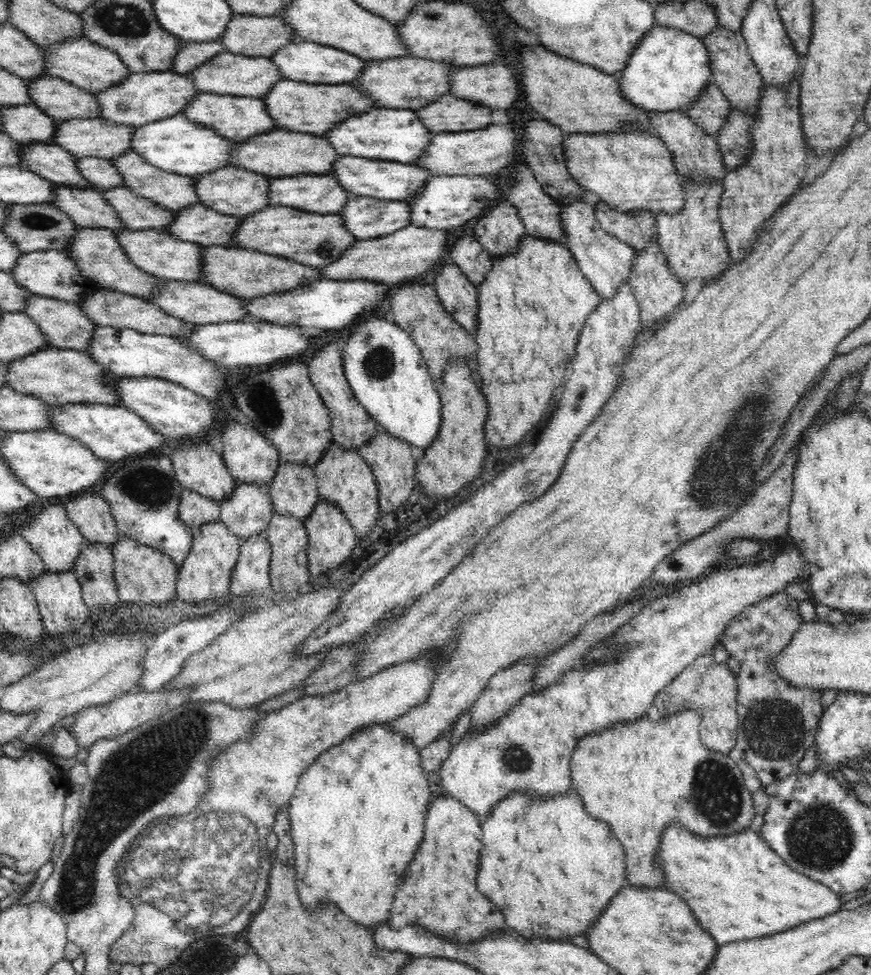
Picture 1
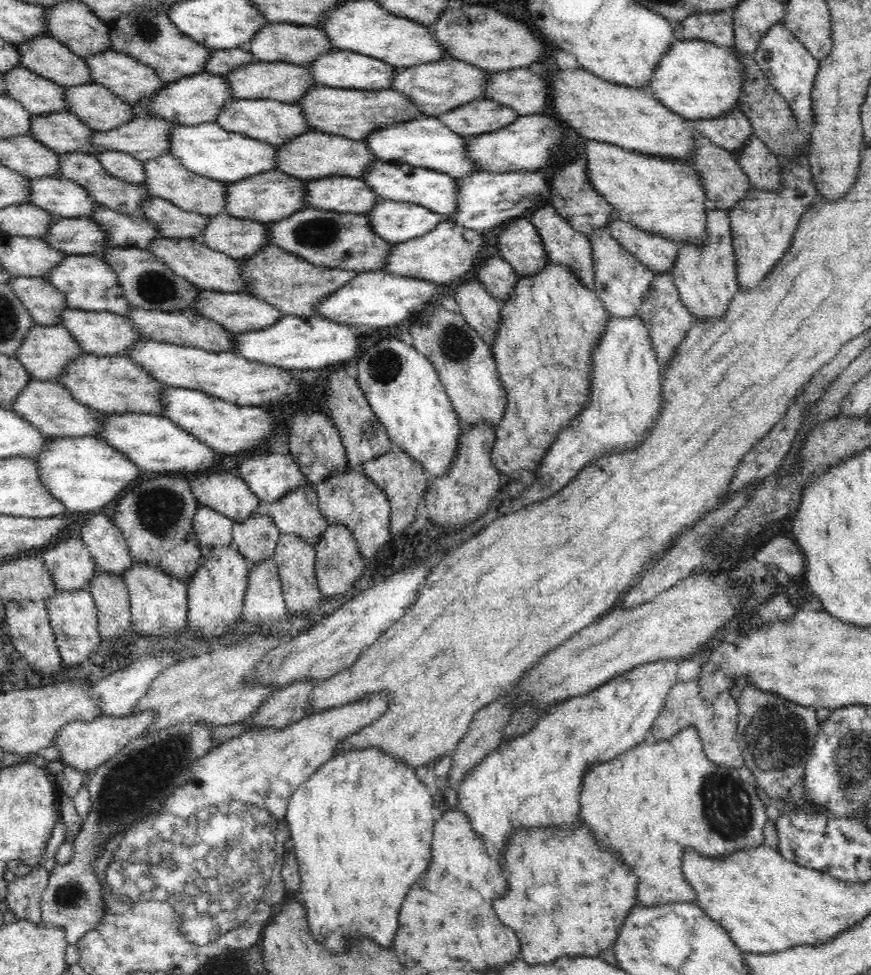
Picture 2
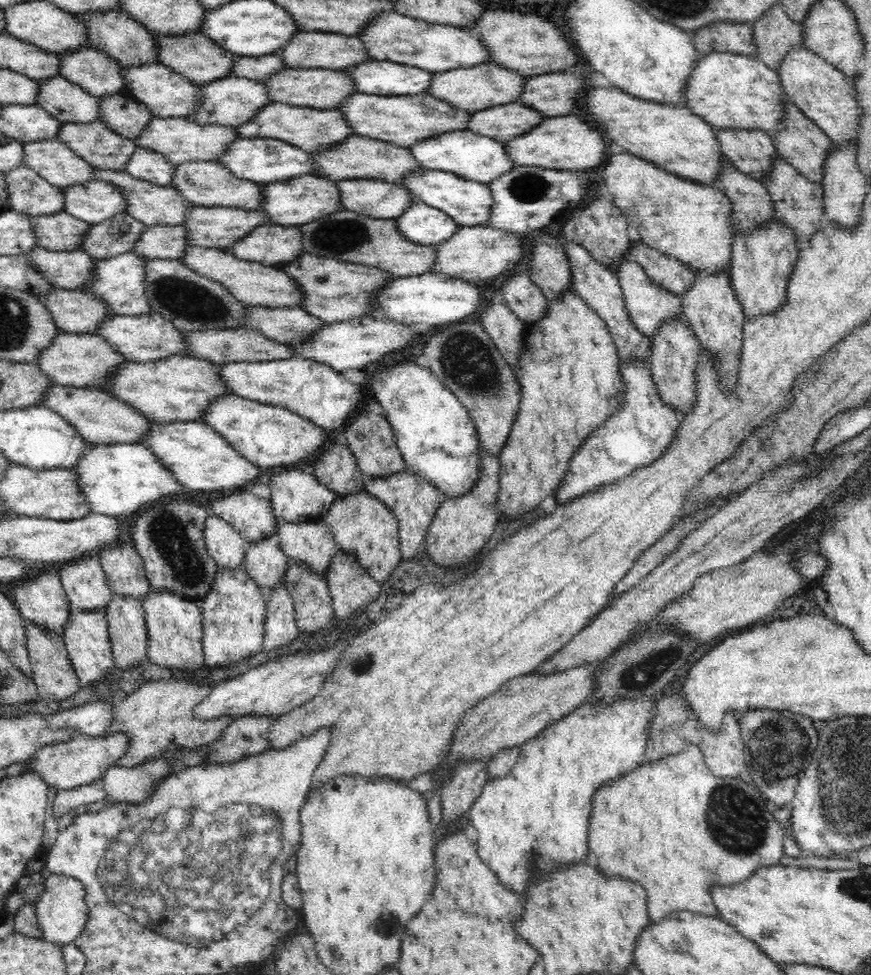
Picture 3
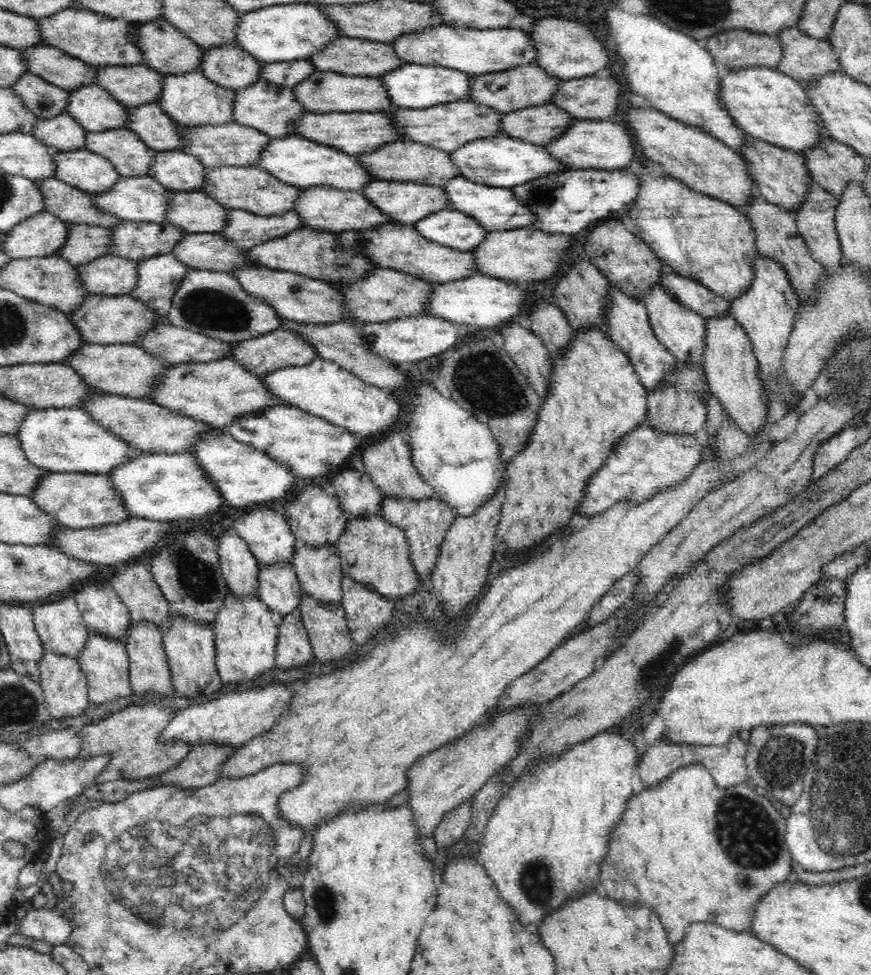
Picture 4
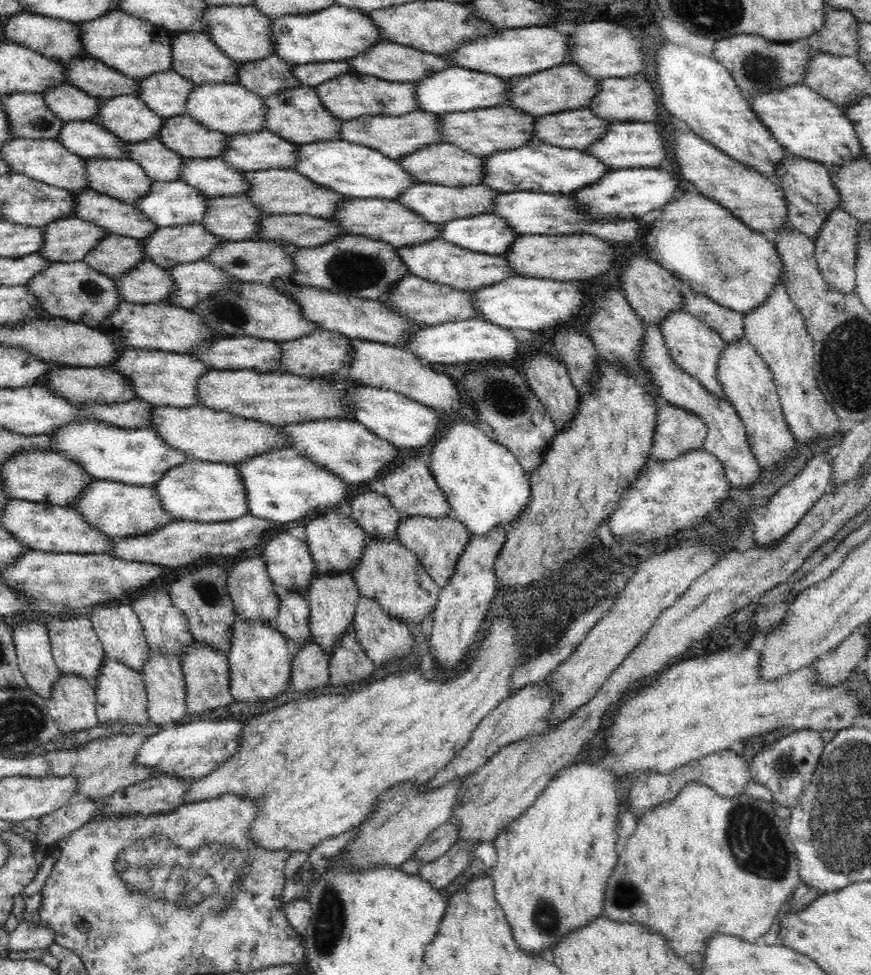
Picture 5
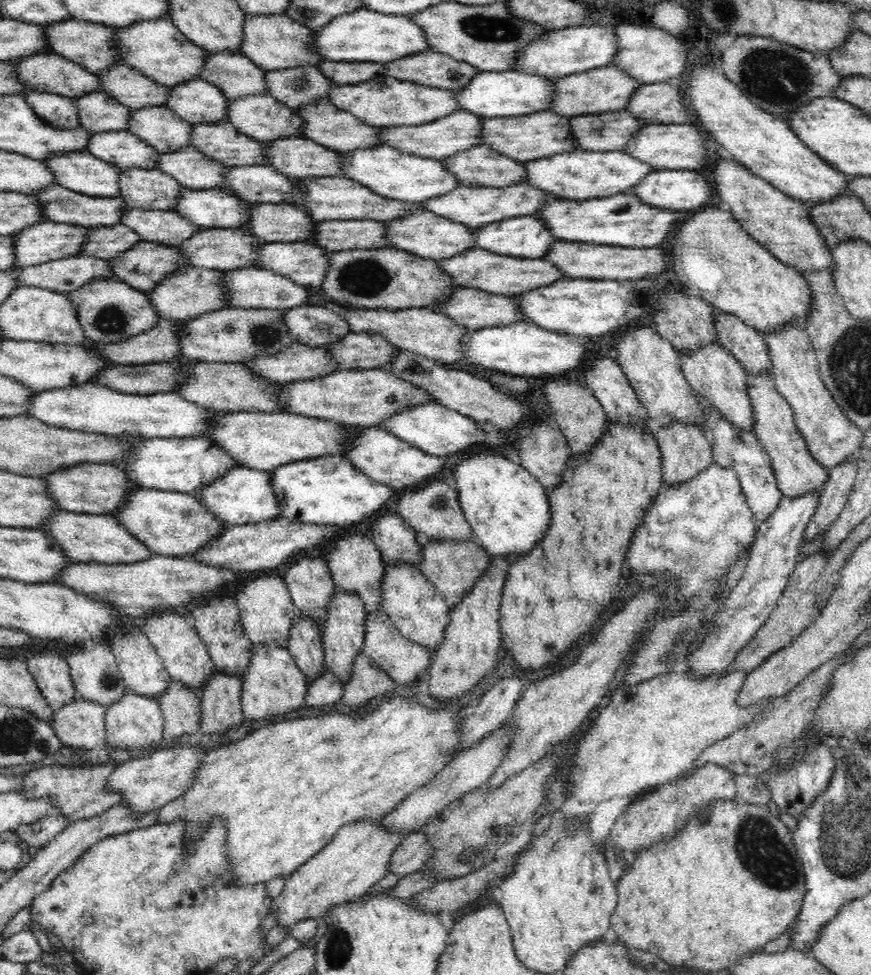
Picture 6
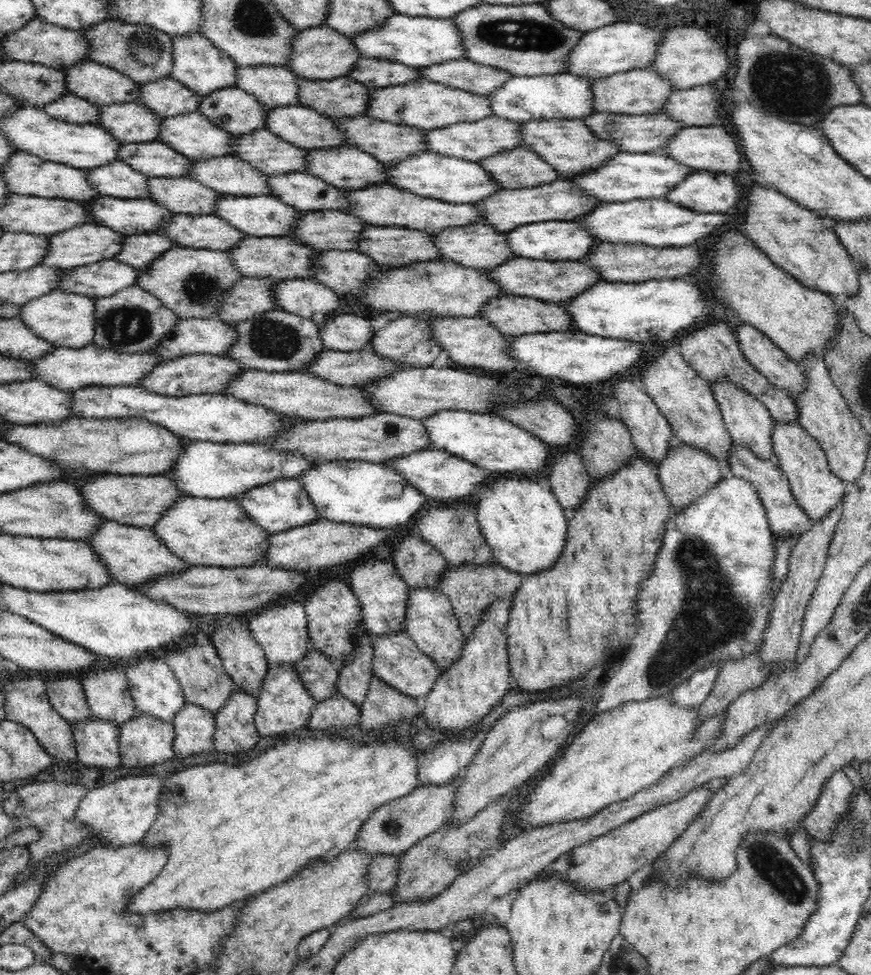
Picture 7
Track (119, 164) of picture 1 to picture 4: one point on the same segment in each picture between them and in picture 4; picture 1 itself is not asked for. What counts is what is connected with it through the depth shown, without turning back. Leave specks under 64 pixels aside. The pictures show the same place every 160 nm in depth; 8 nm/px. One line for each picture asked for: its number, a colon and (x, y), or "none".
2: (165, 178)
3: (208, 184)
4: (250, 188)

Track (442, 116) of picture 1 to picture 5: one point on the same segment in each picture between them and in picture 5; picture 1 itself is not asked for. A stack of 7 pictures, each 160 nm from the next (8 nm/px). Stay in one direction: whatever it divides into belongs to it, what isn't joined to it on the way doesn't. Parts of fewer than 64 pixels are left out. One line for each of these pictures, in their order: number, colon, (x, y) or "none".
2: (482, 115)
3: (503, 122)
4: (539, 124)
5: (578, 128)

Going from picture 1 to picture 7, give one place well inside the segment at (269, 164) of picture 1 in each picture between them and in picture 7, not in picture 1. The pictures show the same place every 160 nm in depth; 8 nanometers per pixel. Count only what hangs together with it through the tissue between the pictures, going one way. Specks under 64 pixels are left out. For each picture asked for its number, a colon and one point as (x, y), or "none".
2: (312, 154)
3: (356, 157)
4: (402, 161)
5: (442, 163)
6: (479, 166)
7: (519, 167)

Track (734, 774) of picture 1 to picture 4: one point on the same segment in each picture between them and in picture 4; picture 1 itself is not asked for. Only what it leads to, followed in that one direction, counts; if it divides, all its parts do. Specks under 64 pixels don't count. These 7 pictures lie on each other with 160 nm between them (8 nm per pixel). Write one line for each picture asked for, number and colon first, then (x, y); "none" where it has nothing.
2: (646, 805)
3: (671, 825)
4: (692, 851)

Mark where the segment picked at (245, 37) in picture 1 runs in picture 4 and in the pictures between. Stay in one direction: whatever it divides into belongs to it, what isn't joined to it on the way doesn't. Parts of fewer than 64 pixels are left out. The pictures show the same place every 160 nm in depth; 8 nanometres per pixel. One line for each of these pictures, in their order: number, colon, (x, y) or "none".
2: (285, 42)
3: (310, 49)
4: (356, 57)

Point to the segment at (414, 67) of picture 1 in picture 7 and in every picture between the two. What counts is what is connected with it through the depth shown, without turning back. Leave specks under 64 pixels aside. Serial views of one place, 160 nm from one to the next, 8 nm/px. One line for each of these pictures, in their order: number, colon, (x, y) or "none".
2: (439, 86)
3: (484, 85)
4: (524, 86)
5: (564, 87)
6: (604, 89)
7: (639, 91)

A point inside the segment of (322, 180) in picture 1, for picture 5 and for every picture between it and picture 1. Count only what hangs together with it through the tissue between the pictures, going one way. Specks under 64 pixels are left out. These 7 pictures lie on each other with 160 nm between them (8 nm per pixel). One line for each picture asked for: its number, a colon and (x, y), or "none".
2: (342, 194)
3: (374, 198)
4: (406, 202)
5: (436, 203)

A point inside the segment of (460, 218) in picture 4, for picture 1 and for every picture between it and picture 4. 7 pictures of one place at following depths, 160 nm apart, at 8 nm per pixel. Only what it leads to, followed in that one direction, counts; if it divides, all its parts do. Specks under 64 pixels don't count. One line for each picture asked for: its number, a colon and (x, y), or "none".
1: (365, 217)
2: (396, 222)
3: (420, 223)

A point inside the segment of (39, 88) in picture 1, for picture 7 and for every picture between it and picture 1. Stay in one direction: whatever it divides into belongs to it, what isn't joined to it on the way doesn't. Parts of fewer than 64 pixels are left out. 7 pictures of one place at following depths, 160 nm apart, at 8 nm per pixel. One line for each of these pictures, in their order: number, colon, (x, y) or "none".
2: (98, 107)
3: (120, 112)
4: (156, 129)
5: (189, 139)
6: (221, 142)
7: (263, 150)

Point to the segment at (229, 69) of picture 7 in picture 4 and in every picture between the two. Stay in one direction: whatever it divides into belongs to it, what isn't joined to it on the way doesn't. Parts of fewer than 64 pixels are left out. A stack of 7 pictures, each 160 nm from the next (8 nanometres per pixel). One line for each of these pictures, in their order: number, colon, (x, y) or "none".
4: (96, 39)
5: (134, 47)
6: (156, 48)

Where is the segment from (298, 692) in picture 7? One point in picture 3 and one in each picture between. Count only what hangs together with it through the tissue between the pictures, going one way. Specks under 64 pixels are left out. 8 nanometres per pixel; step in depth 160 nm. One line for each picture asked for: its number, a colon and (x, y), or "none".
3: (233, 610)
4: (246, 633)
5: (259, 658)
6: (272, 685)

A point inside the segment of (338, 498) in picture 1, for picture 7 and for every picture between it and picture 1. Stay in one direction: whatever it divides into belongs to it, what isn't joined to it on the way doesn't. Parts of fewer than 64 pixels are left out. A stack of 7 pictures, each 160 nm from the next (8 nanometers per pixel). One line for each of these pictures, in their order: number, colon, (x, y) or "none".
2: (349, 498)
3: (362, 525)
4: (374, 552)
5: (388, 571)
6: (419, 612)
7: (430, 620)

